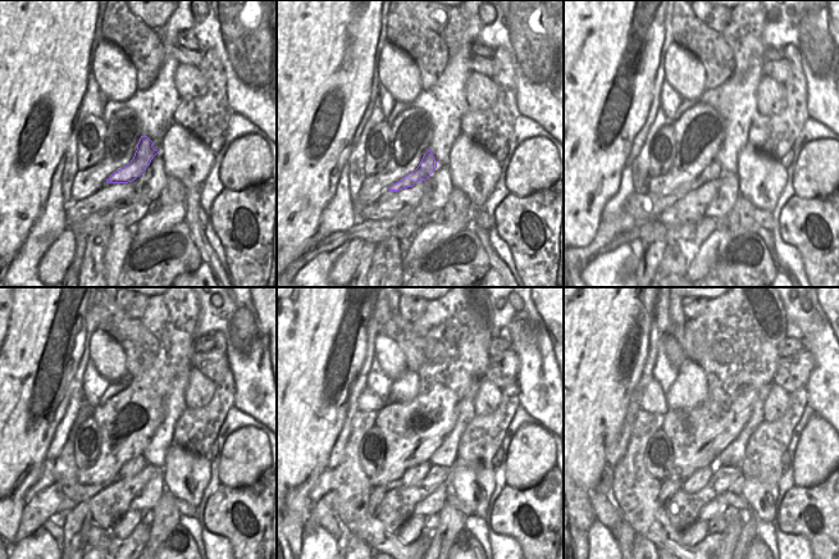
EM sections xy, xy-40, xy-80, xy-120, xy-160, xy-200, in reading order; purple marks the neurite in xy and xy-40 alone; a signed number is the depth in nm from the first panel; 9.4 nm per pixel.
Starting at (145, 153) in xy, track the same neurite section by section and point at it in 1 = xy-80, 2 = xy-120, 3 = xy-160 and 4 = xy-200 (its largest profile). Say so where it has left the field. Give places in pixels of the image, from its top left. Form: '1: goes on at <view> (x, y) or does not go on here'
1: goes on at xy-80 (712, 172)
2: goes on at xy-120 (135, 466)
3: goes on at xy-160 (413, 476)
4: goes on at xy-200 (698, 480)

